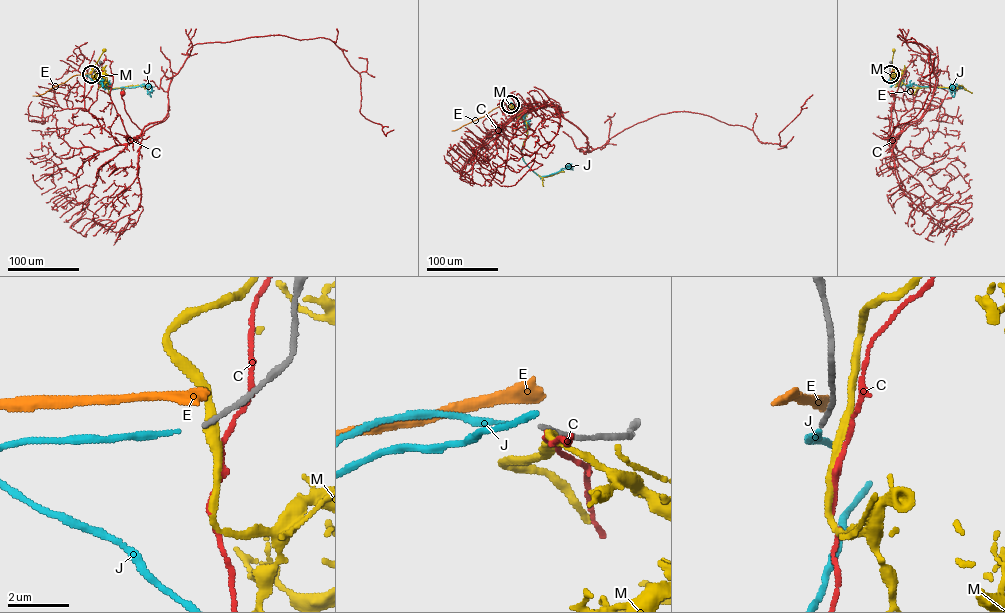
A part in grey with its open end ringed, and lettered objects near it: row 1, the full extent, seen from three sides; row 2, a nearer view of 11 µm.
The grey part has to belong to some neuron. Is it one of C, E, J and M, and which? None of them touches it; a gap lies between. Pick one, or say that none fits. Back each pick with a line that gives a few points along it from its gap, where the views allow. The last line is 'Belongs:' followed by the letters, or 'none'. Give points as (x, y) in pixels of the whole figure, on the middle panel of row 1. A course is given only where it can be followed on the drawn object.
J: it runs (509, 104), (505, 105), (513, 104), (527, 131), (521, 149), (526, 164), (540, 176), (570, 168), (568, 165)
Belongs: J

